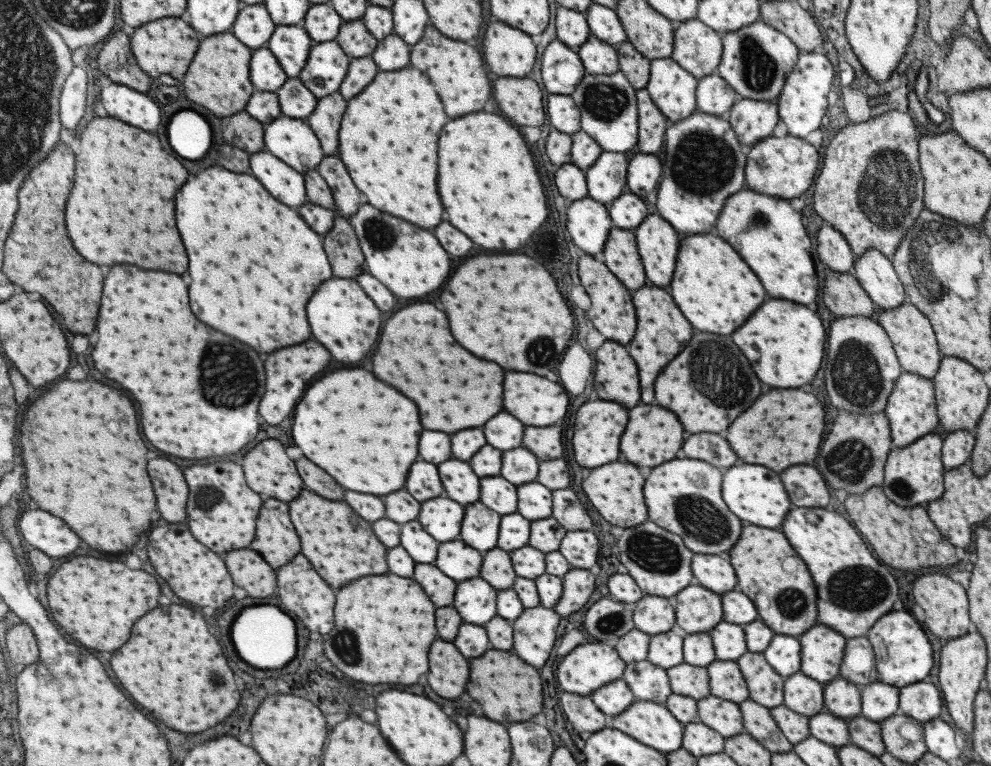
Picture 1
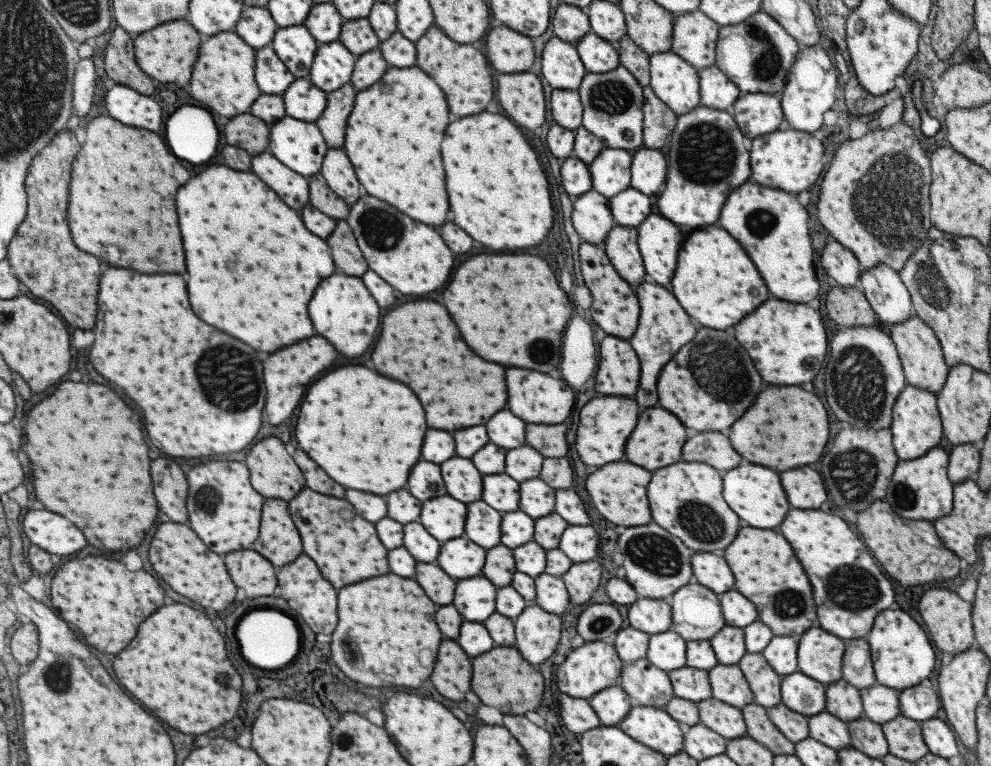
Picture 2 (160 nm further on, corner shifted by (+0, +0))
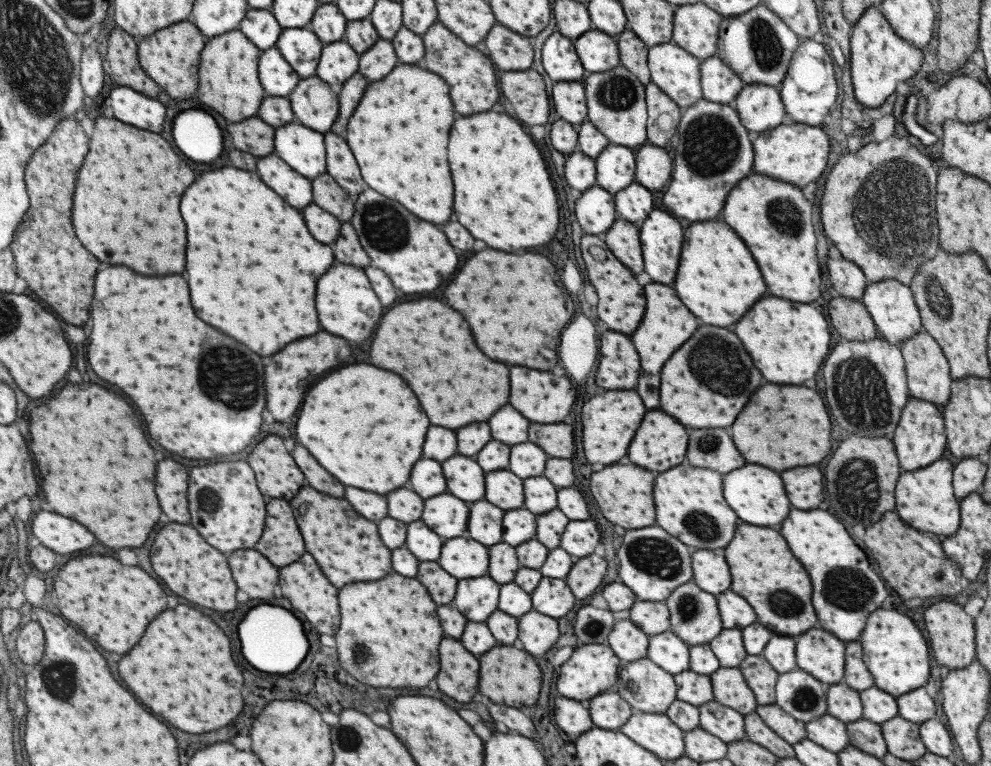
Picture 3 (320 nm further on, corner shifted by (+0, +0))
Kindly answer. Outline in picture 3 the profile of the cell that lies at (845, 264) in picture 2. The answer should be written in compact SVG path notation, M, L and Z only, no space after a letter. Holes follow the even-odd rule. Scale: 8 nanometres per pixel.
M831 259L826 263L832 289L839 295L851 300L860 300L867 285L861 269L852 262L842 259Z

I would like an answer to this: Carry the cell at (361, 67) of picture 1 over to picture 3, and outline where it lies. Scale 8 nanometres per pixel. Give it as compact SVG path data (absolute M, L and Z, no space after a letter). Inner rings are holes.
M378 38L368 50L359 55L357 72L367 82L373 82L383 78L398 63L390 41Z

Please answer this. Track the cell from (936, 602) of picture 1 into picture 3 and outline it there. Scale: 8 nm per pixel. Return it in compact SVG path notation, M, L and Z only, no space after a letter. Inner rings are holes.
M940 600L932 603L925 612L925 630L929 636L929 648L933 652L933 658L939 666L945 666L948 670L965 668L975 658L975 644L973 644L974 620L963 612L962 606L951 601Z

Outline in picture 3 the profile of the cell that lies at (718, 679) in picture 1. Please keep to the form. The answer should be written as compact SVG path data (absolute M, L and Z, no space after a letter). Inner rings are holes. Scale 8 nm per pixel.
M719 667L709 675L712 686L712 700L740 712L742 715L754 712L756 700L744 681L738 667Z

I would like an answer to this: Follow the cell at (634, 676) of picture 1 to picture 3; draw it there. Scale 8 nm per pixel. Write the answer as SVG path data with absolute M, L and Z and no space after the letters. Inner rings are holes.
M646 656L631 662L621 662L617 682L612 688L634 712L661 714L676 699L676 686L673 675L653 664Z

